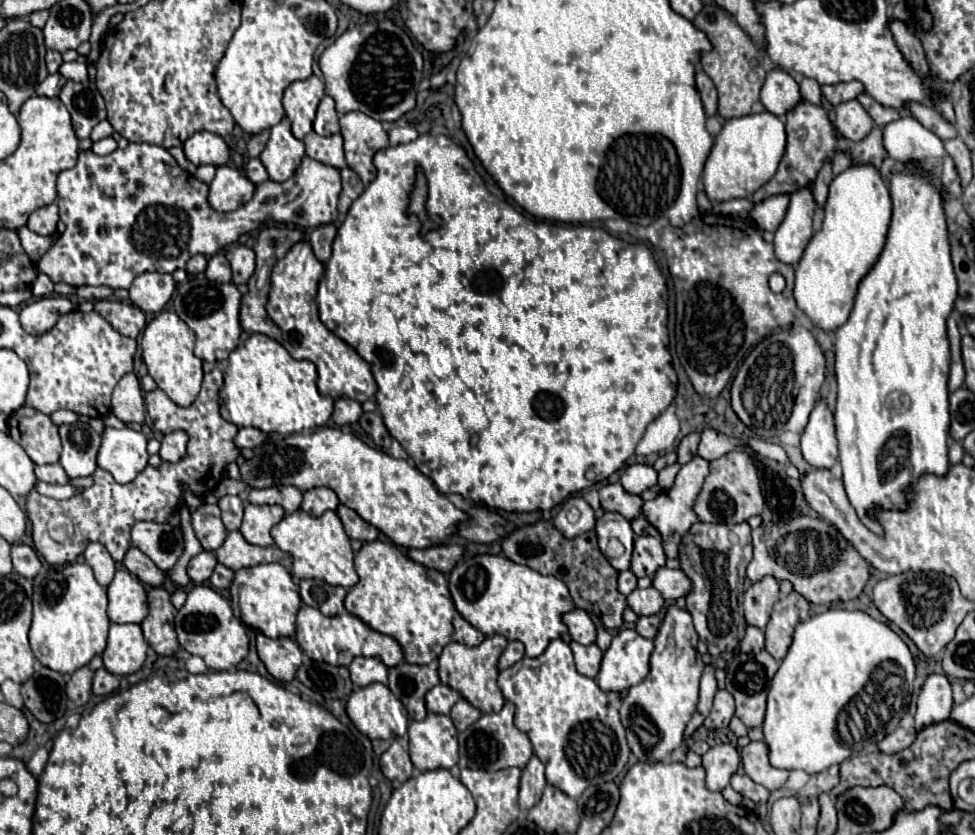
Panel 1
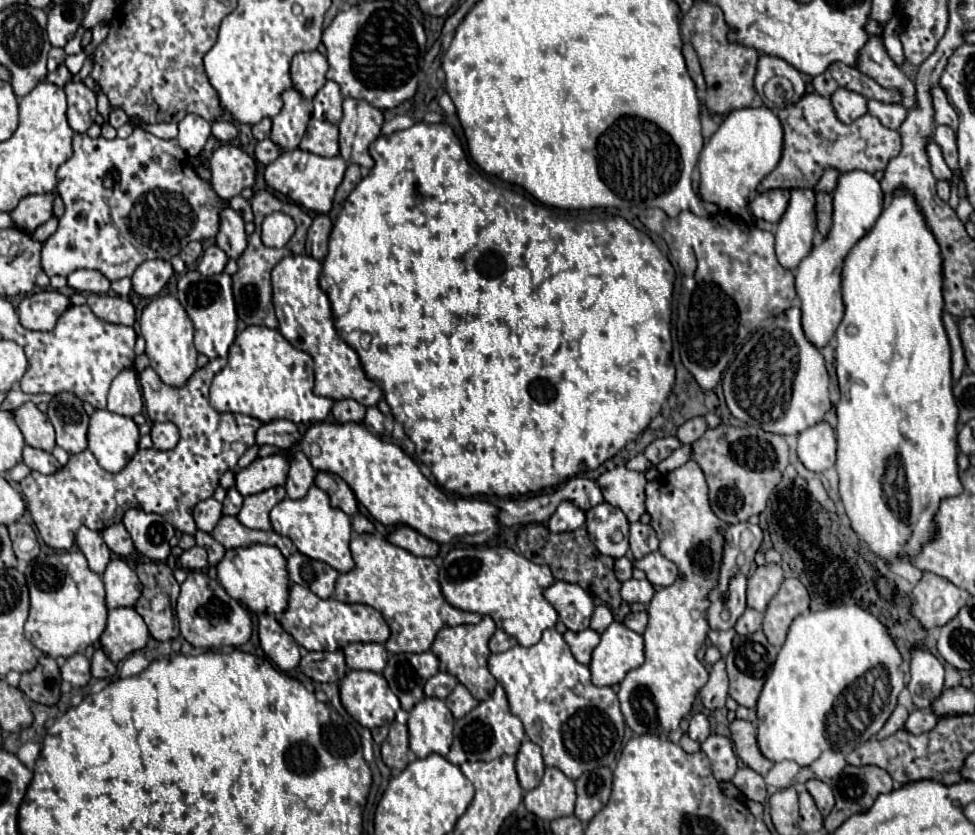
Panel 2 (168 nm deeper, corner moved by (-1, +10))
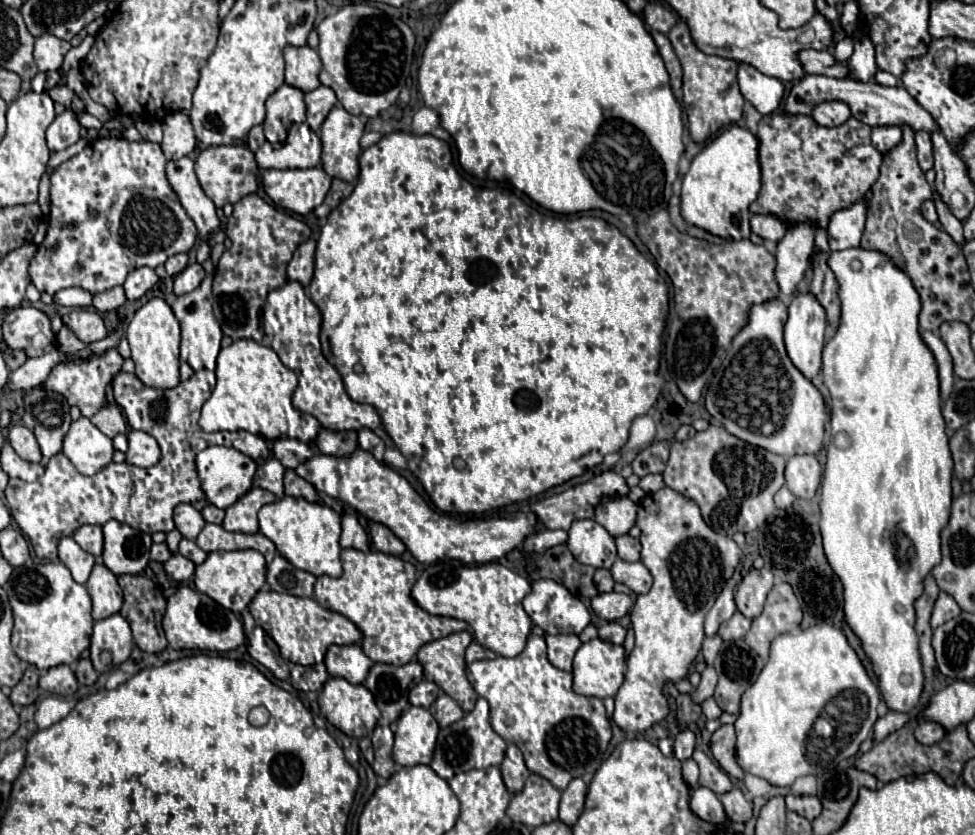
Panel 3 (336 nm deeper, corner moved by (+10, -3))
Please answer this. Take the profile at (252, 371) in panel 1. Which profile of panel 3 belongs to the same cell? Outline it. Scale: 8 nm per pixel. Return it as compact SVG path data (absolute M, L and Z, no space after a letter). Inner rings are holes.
M237 340L223 348L217 356L217 384L213 394L201 408L199 426L205 432L245 430L269 442L279 438L295 438L313 442L321 430L317 418L293 408L291 396L297 388L297 376L281 364L273 348L255 340Z

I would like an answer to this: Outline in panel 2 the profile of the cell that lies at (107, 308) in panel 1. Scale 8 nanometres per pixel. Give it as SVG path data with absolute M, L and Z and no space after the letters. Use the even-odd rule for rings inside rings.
M88 295L88 305L94 311L96 317L108 323L120 323L120 325L134 325L136 321L136 309L128 299L122 299L118 295Z

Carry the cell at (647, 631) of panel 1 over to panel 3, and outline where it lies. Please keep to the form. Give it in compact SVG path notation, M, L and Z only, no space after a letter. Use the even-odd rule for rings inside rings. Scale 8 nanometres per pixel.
M607 622L599 628L599 638L613 644L623 644L625 640L625 628L619 622Z

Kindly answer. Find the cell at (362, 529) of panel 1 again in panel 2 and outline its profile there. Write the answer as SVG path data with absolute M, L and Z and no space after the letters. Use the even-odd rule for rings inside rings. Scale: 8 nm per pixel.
M318 473L316 475L316 485L328 493L332 505L336 505L336 509L344 509L344 513L348 513L350 517L356 515L360 511L358 501L352 493L352 489L348 489L348 483L332 473Z

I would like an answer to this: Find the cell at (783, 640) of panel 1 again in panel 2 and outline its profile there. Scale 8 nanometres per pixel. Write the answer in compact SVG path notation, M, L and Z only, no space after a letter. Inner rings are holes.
M786 579L766 609L764 635L768 637L768 641L776 647L782 647L792 619L806 613L808 607L810 597L806 587L798 579Z

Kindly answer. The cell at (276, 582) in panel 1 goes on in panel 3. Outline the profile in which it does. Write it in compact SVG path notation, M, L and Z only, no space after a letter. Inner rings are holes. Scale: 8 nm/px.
M231 550L231 552L209 552L205 562L195 568L195 588L213 598L217 604L241 614L247 610L253 594L265 584L265 558L257 550Z

